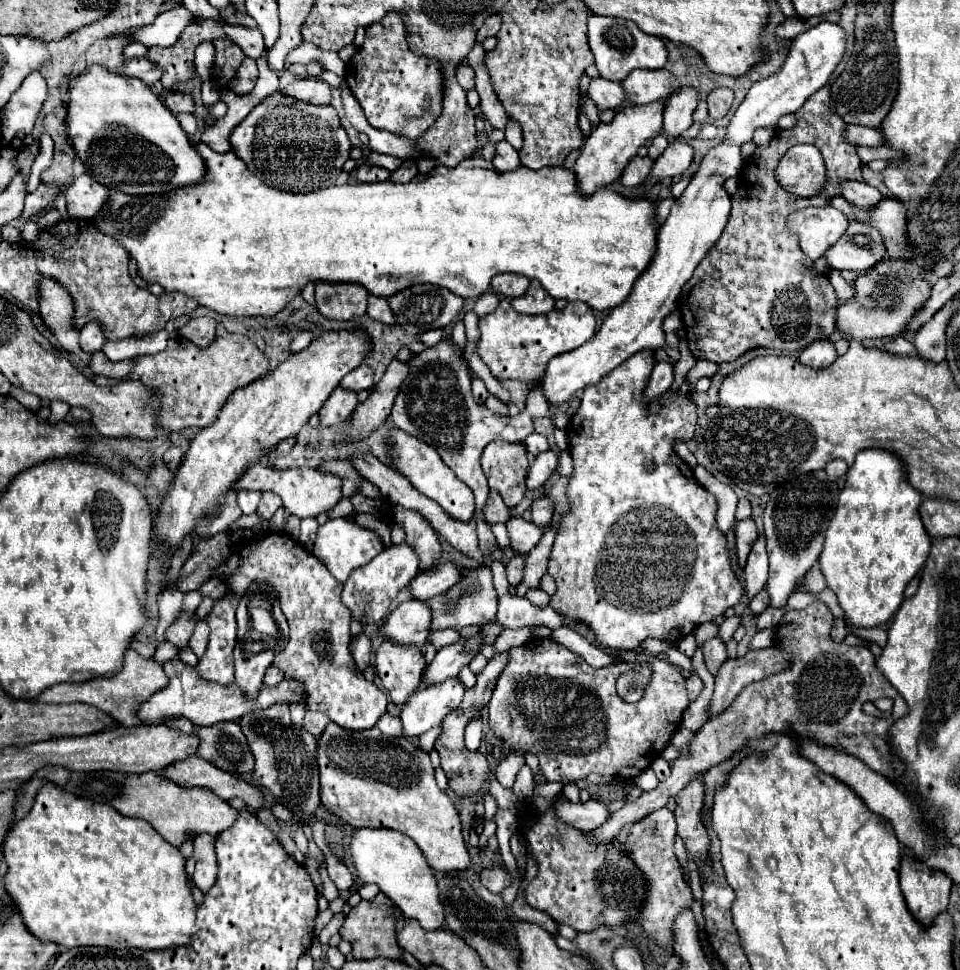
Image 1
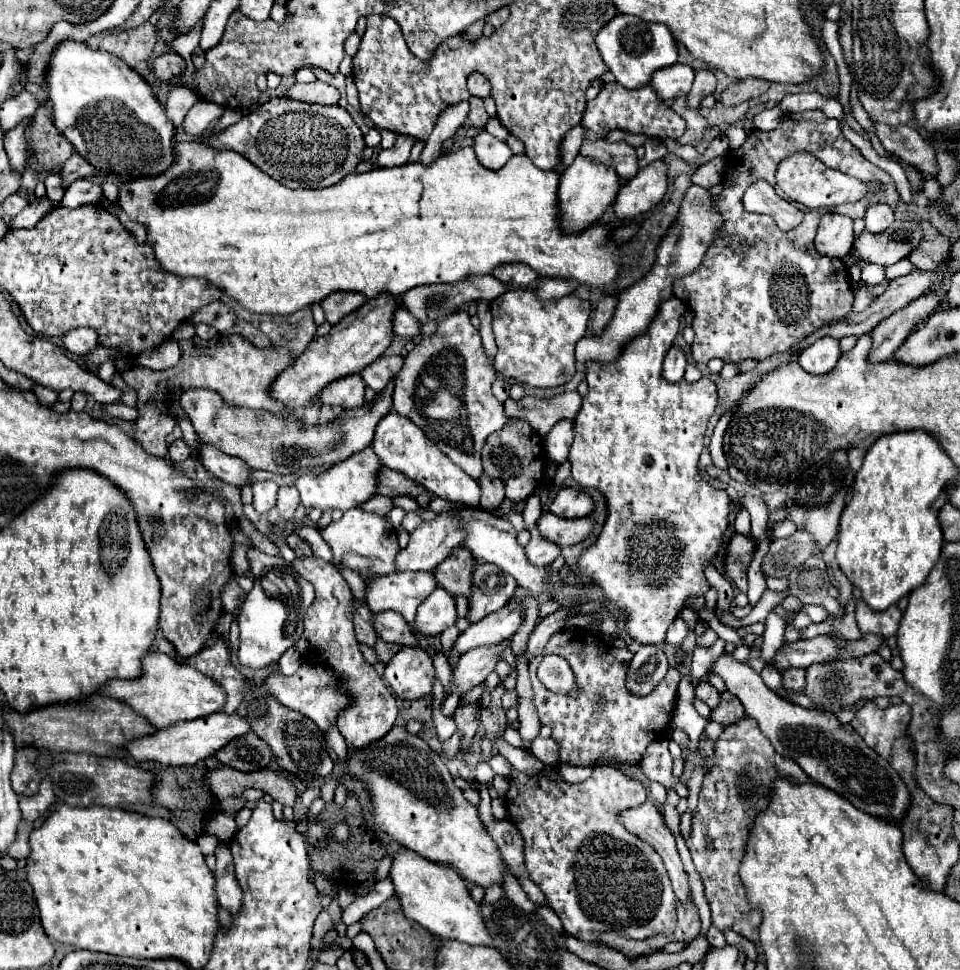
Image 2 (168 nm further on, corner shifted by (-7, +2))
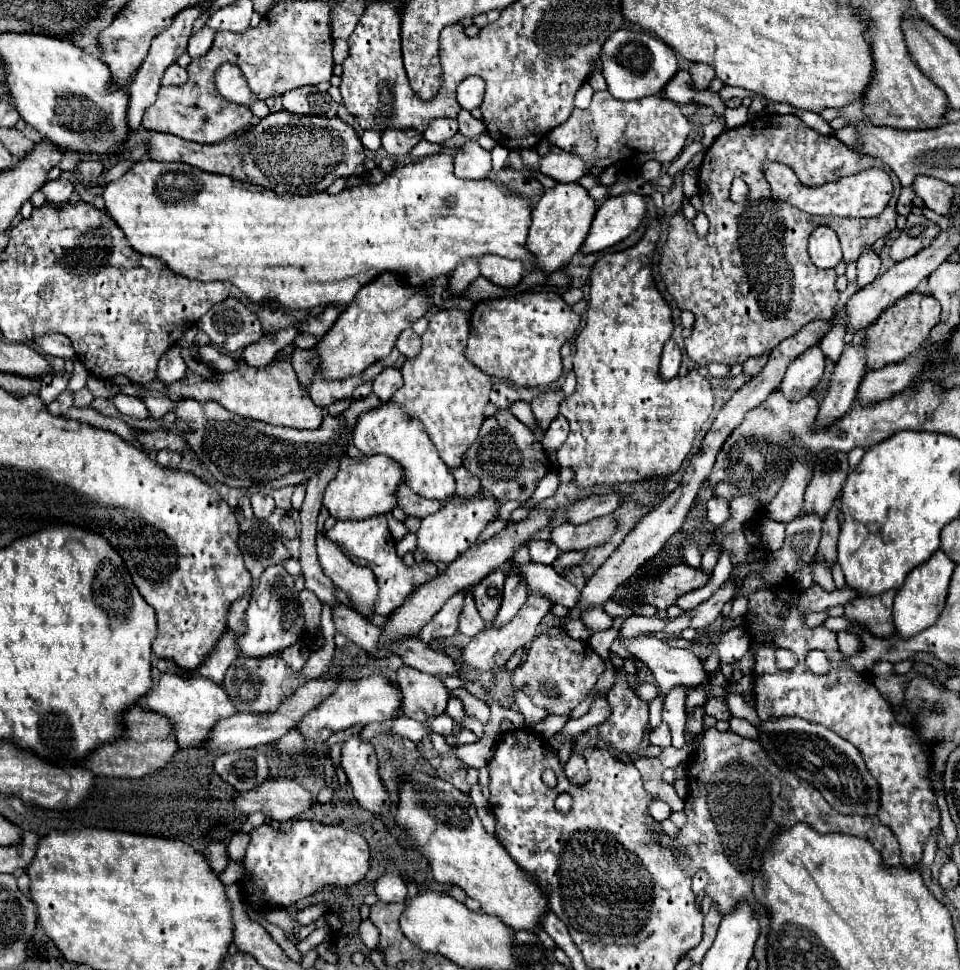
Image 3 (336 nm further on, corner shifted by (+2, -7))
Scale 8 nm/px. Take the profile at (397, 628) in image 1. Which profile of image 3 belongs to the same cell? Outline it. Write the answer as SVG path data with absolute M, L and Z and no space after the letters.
M465 592L451 596L451 600L447 600L447 604L435 614L435 618L425 624L419 638L423 642L431 642L435 638L453 636L457 632L457 626L459 626L459 614L463 608L463 598L465 598Z

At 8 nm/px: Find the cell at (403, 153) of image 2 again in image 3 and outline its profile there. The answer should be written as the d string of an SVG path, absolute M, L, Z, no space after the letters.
M389 128L387 132L383 132L383 148L389 156L399 158L411 152L411 148L421 140L421 134L413 128Z

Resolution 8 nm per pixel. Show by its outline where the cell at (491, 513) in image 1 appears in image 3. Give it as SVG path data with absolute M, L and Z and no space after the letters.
M465 466L461 468L451 468L451 474L455 476L455 494L459 498L473 498L479 490L481 490L481 484L479 484L479 478L473 476L471 472L467 472Z

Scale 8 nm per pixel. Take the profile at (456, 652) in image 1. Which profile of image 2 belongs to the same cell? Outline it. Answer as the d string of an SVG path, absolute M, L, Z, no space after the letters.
M510 601L504 609L486 615L480 623L474 623L466 631L462 631L452 649L454 653L464 655L464 651L476 647L498 645L518 631L520 621L522 621L522 605Z

